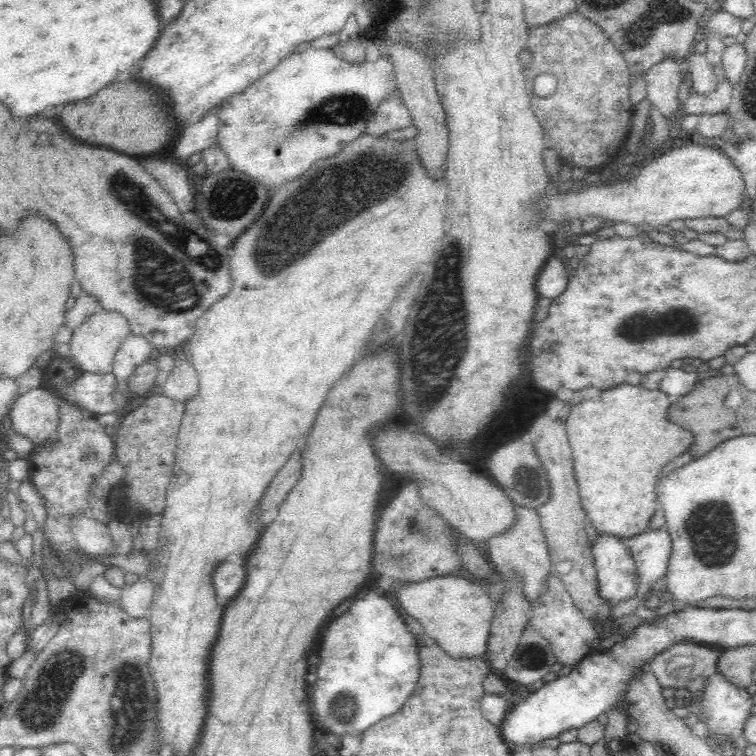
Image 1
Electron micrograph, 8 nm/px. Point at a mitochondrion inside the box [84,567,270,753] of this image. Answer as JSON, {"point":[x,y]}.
{"point":[131,705]}

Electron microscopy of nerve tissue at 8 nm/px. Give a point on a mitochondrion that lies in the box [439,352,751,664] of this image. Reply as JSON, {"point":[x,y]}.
{"point":[710,531]}

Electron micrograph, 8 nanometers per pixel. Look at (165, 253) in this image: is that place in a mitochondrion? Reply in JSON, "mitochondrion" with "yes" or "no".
{"mitochondrion":"yes"}

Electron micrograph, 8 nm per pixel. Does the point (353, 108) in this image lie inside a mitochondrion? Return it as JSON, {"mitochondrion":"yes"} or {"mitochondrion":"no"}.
{"mitochondrion":"yes"}

